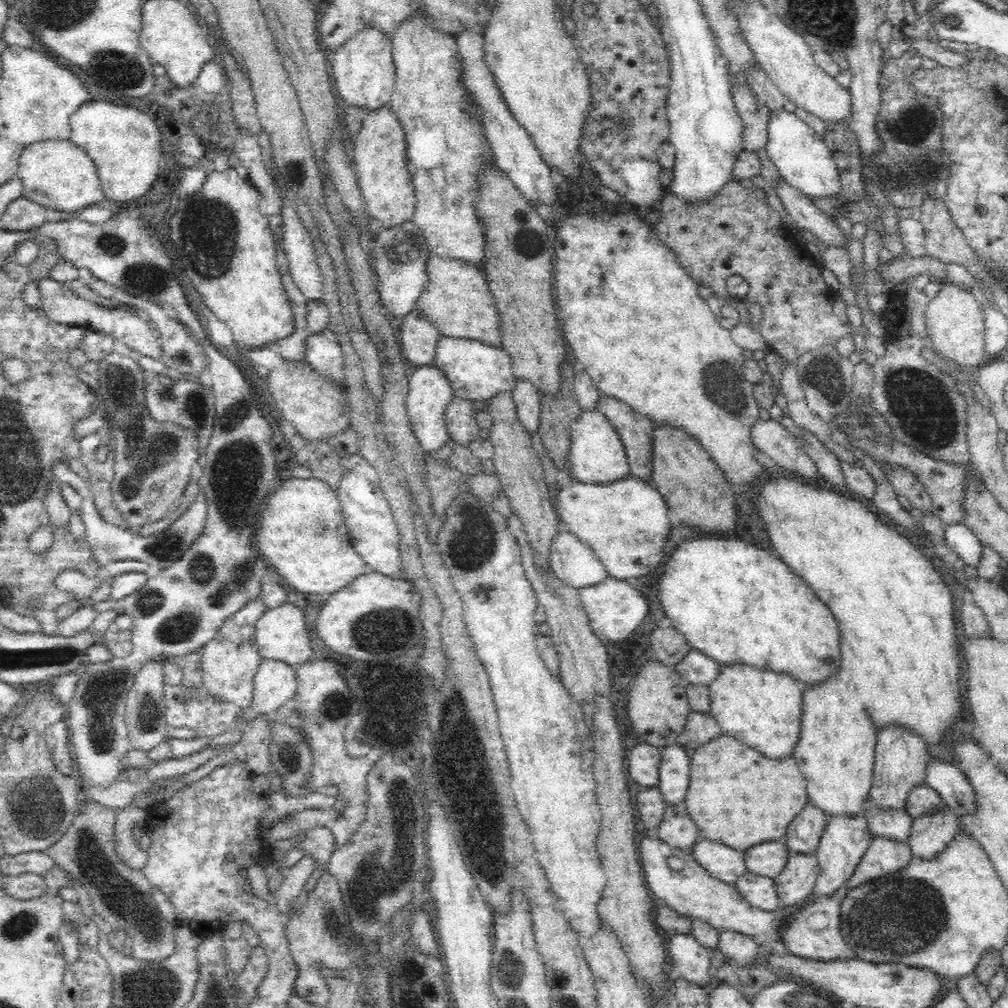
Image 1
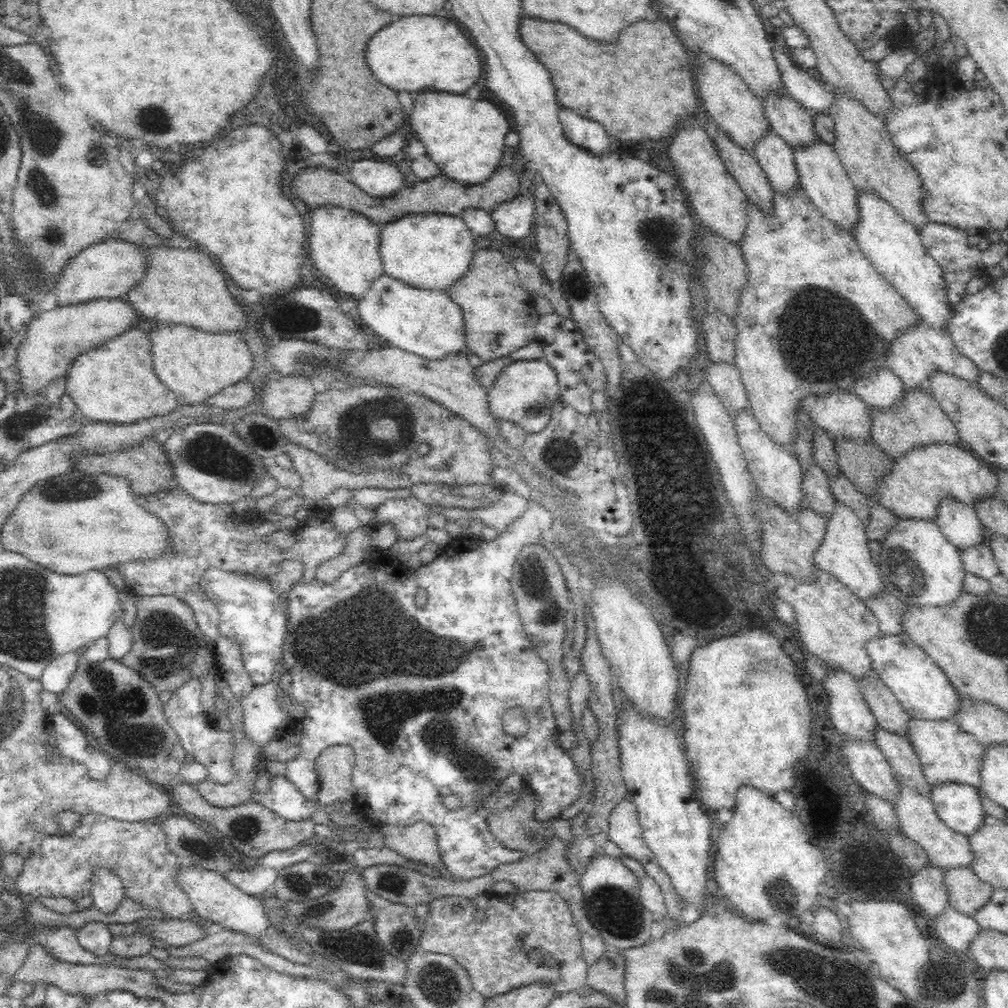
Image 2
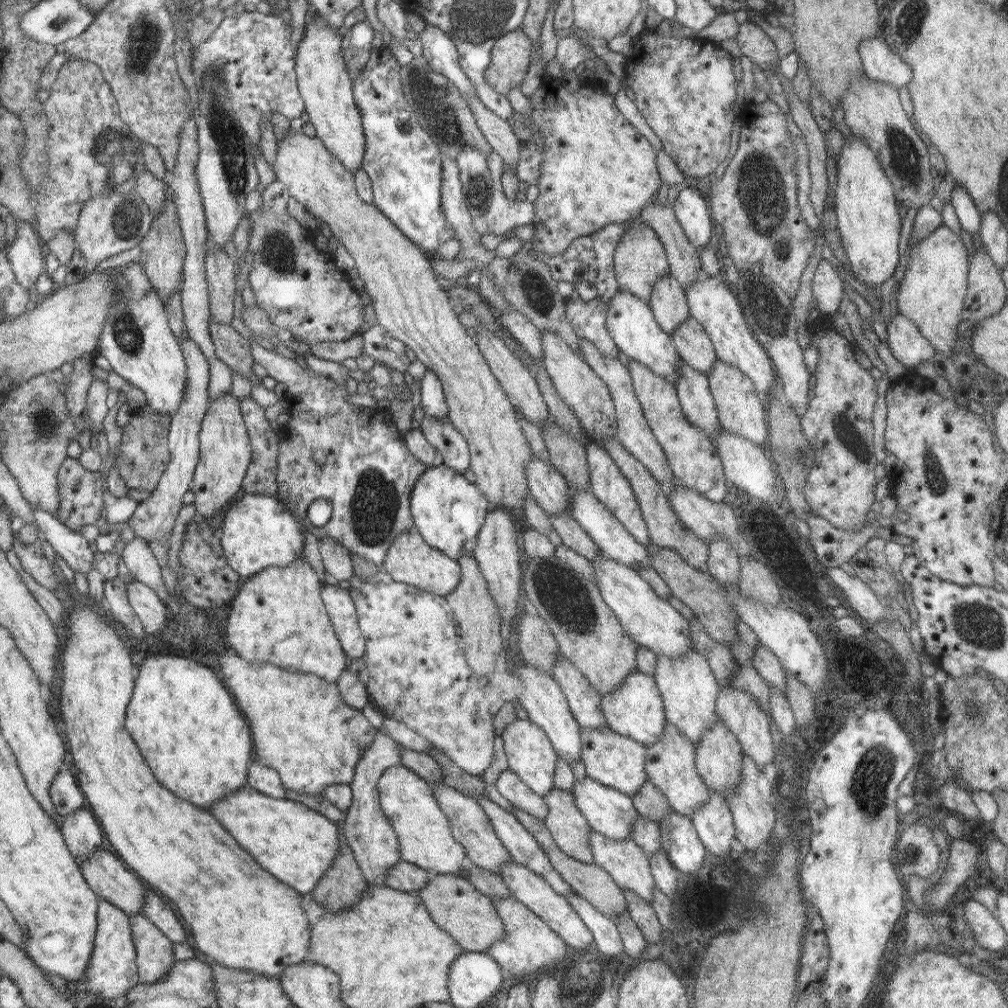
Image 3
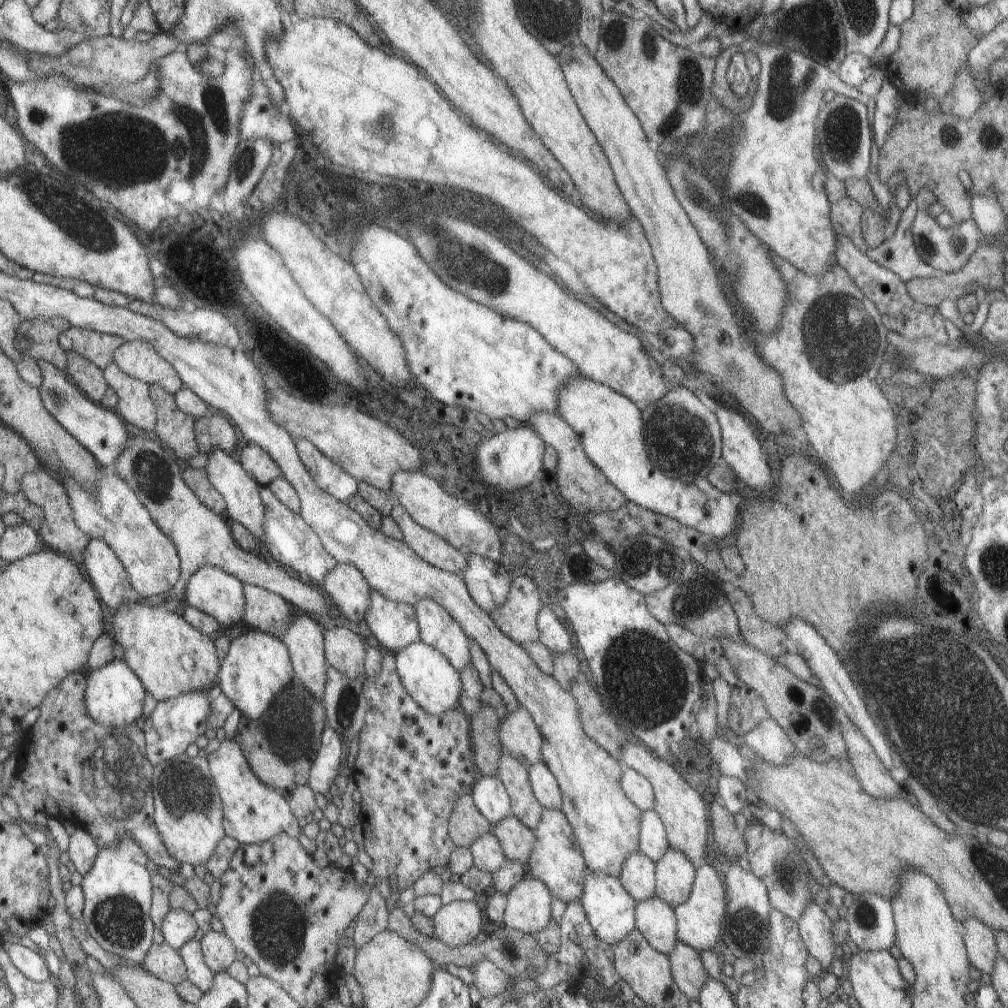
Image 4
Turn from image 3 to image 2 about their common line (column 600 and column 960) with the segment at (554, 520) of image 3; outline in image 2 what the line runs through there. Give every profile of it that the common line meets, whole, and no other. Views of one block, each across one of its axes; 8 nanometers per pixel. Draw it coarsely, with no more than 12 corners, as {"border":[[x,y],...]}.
{"border":[[988,542],[960,548],[964,570],[992,580],[1000,574]]}

